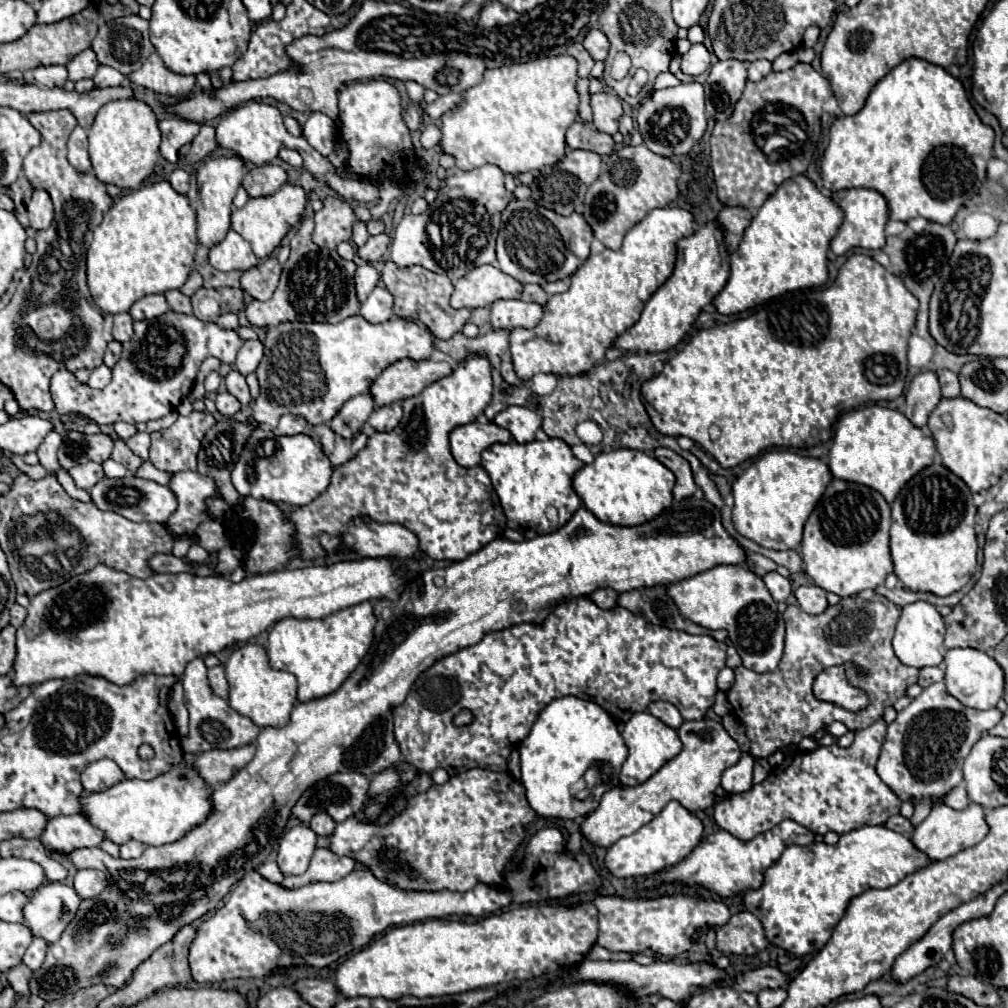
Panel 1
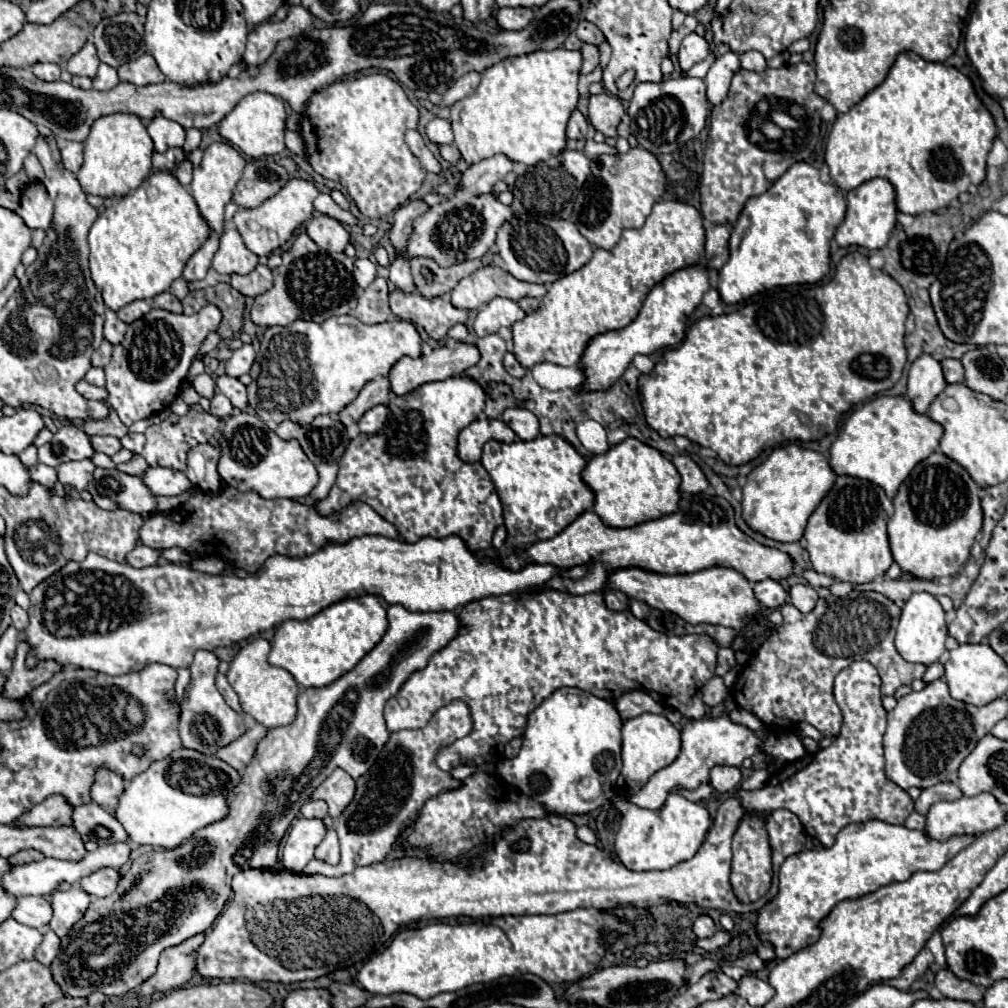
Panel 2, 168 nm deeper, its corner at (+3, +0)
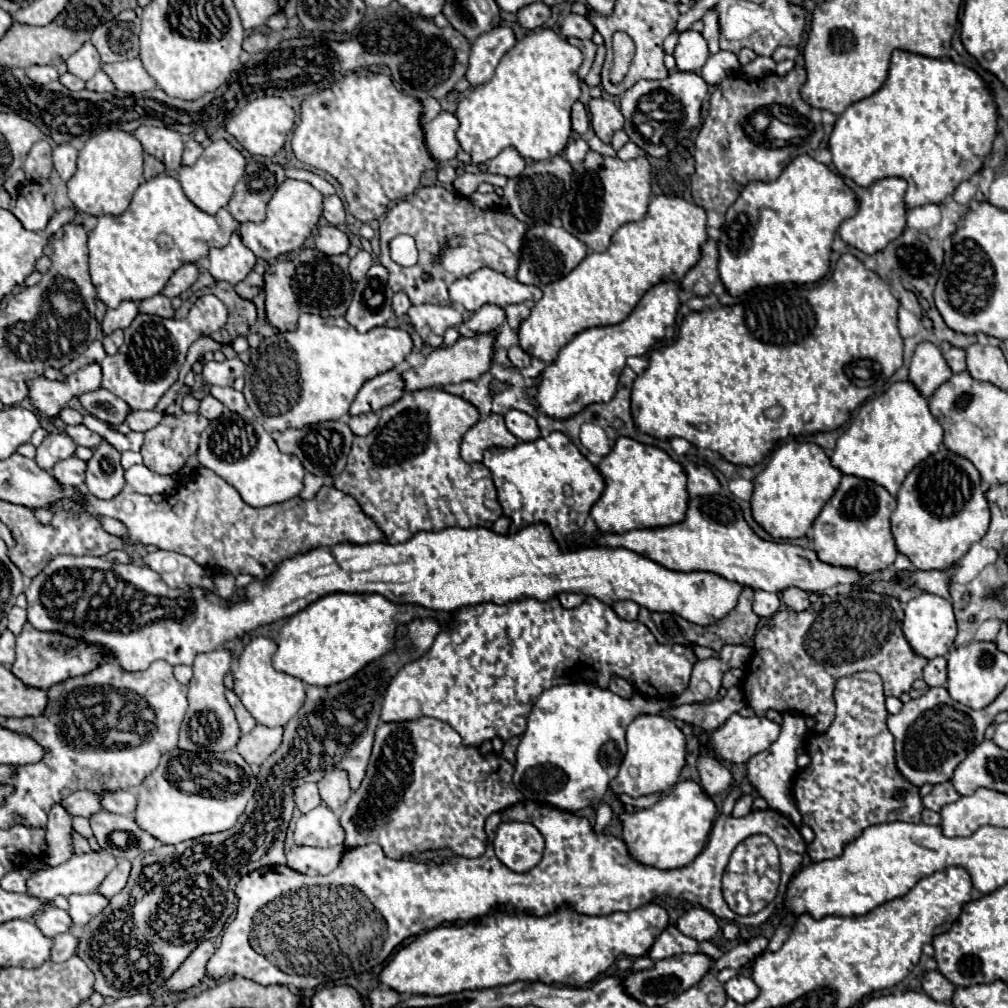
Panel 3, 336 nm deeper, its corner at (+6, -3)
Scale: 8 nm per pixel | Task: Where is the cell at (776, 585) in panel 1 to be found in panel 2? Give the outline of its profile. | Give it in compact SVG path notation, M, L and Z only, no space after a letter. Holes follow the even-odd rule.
M765 578L761 582L755 582L755 588L753 590L755 590L757 600L765 608L779 608L787 600L787 592L783 590L783 586L777 580L771 580L771 578Z

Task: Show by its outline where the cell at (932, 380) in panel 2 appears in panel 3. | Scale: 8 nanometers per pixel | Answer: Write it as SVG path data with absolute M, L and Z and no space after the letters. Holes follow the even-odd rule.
M930 341L920 343L910 363L910 381L916 381L916 385L920 385L920 393L930 397L944 381L948 381L948 377L952 377L952 371L942 357L940 347Z

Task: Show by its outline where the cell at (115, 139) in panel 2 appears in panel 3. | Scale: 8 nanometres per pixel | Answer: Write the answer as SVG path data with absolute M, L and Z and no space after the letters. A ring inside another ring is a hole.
M108 129L90 137L78 153L78 169L68 181L68 197L80 213L88 215L122 215L142 179L144 149L132 133L120 129Z

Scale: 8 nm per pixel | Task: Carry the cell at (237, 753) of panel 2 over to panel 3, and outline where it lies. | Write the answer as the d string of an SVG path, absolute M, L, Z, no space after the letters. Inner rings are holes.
M256 725L248 735L242 735L236 749L238 753L244 757L244 761L248 761L250 765L262 765L278 747L282 745L282 727L264 727L264 725Z

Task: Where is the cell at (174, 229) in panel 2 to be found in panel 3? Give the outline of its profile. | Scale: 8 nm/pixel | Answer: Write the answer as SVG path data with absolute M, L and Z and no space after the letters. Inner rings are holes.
M166 173L156 175L136 189L124 215L100 217L90 233L90 277L96 295L106 307L116 307L126 299L142 301L158 295L178 267L190 261L198 263L212 247L226 247L236 229L238 223L226 209L216 215L204 213L184 195L178 179Z

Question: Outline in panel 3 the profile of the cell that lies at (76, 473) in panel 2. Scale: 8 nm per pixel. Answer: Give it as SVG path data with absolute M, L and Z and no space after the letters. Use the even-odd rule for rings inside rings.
M68 457L58 461L52 467L52 475L62 483L62 485L82 485L84 483L84 469L86 463L78 457Z

